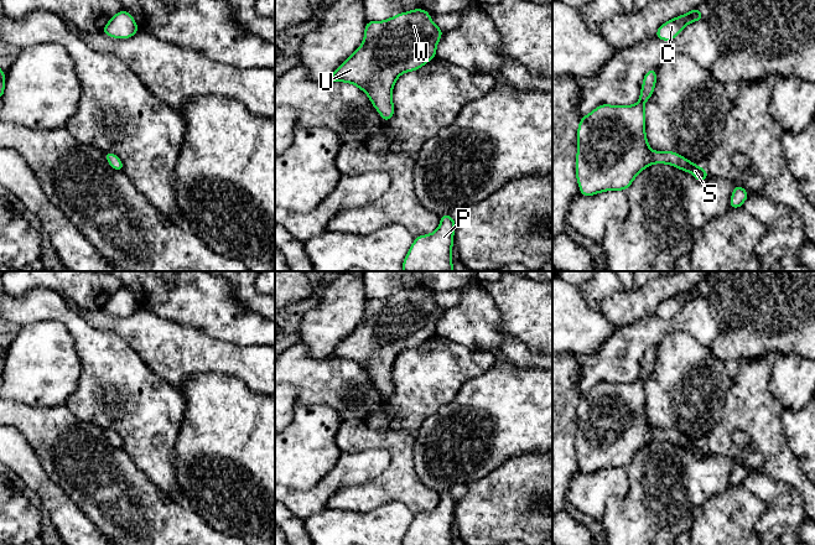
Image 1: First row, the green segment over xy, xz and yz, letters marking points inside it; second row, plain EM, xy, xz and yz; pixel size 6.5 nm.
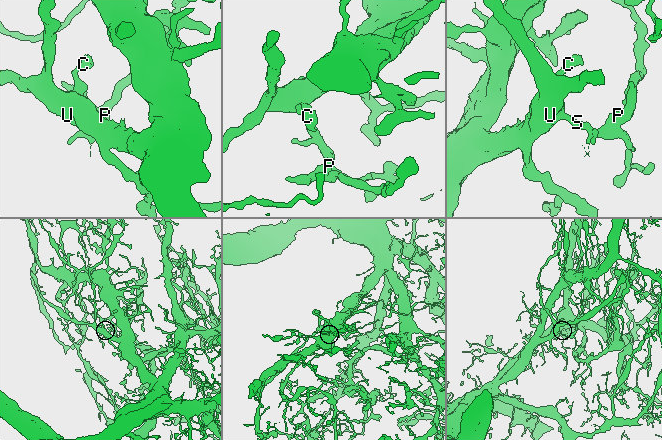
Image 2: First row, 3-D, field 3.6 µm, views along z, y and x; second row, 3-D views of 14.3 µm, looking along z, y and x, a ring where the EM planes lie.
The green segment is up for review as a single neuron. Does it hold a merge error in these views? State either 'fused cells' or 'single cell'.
single cell

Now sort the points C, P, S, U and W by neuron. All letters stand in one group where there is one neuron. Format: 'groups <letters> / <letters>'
groups C P S U W

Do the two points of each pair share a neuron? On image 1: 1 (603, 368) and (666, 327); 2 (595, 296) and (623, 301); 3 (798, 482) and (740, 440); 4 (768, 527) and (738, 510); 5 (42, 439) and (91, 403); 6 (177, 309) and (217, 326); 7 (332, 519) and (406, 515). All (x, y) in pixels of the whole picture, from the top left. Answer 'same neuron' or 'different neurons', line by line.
1: same neuron
2: different neurons
3: different neurons
4: different neurons
5: different neurons
6: same neuron
7: same neuron

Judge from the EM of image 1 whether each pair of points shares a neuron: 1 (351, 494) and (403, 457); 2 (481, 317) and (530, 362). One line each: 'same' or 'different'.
1: same
2: same

